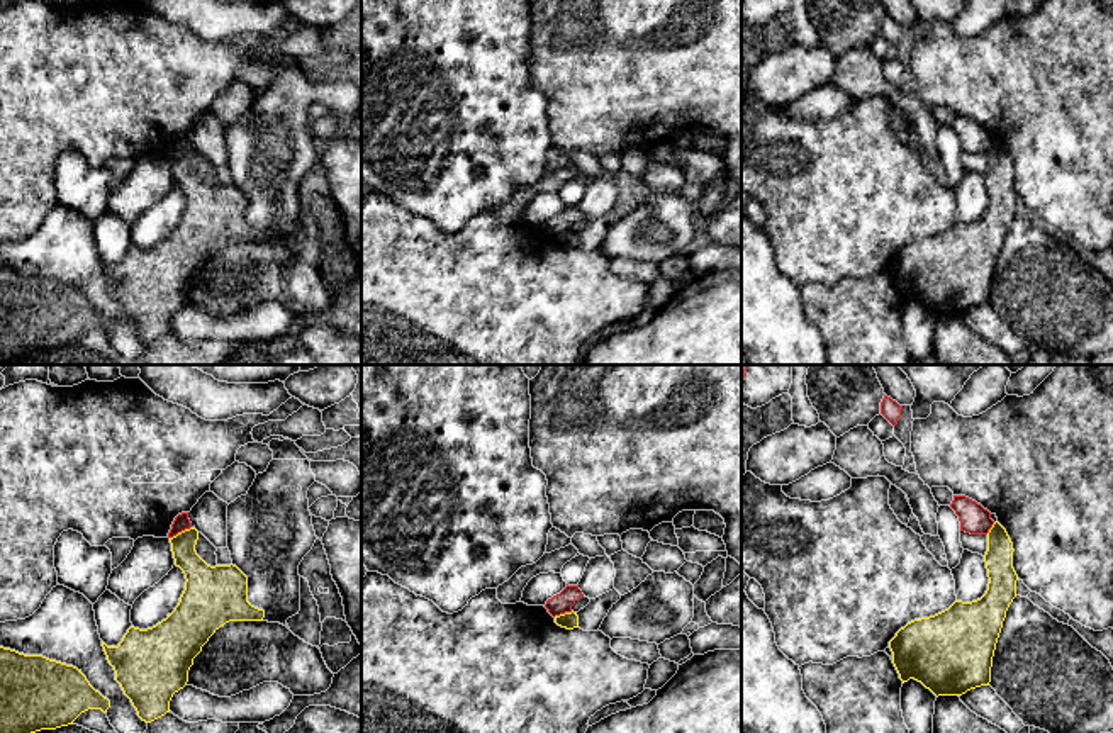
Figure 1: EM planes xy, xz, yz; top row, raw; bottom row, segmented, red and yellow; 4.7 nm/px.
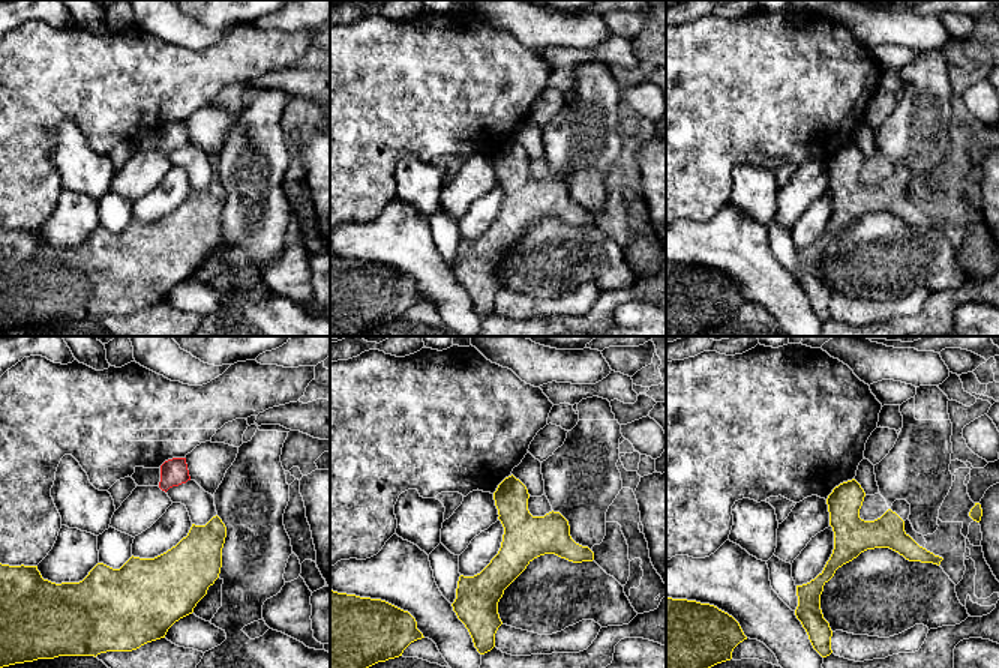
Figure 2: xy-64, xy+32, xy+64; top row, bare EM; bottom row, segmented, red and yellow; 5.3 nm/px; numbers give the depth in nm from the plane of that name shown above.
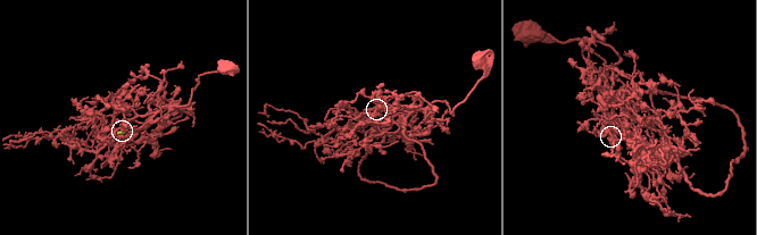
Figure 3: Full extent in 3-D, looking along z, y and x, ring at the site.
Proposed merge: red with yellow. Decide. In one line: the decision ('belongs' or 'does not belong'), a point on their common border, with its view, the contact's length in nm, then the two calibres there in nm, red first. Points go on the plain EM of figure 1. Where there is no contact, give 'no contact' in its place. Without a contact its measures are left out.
does not belong; meets red in xy at (180, 151); contact 120 nm long; 70 nm thick on the red side, 150 nm on the other

